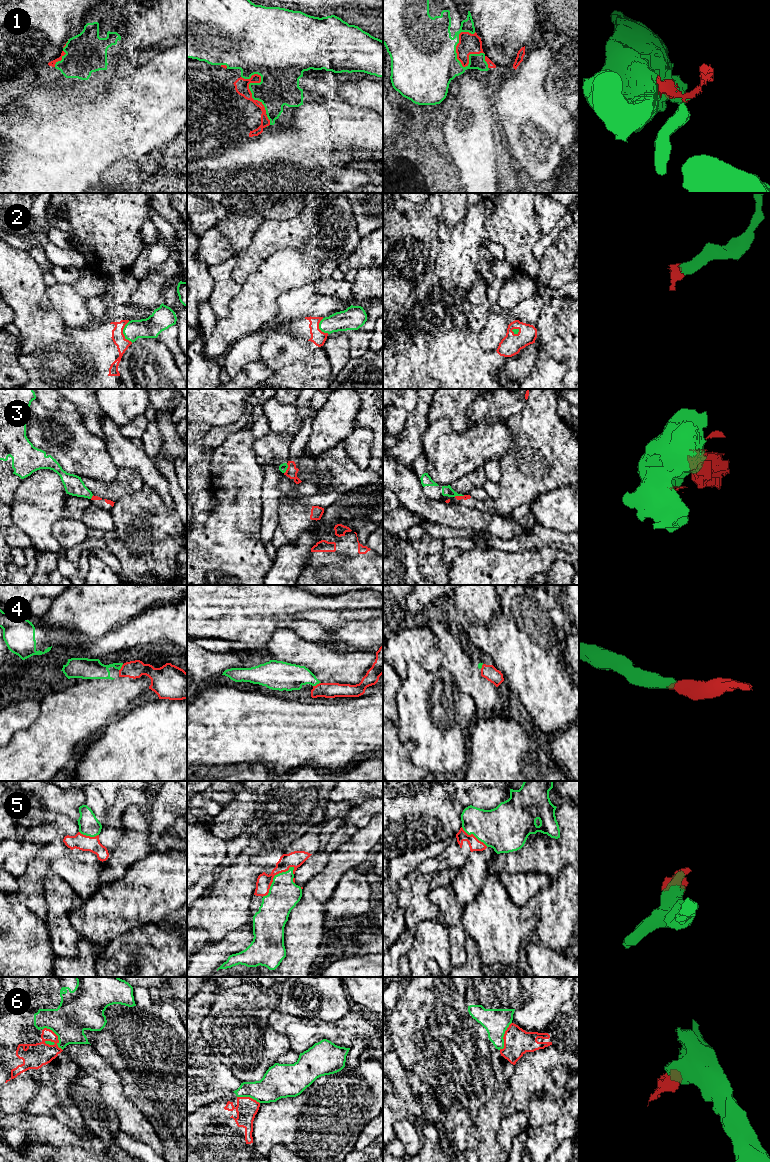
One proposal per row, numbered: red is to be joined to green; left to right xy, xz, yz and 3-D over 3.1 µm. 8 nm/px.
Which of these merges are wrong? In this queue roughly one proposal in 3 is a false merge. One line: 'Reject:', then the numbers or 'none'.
Reject: 1, 3, 6

